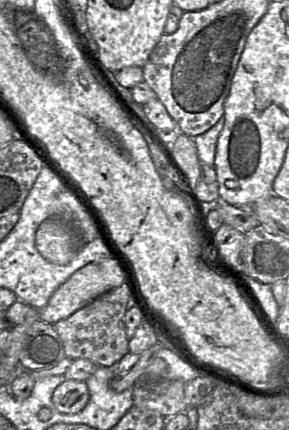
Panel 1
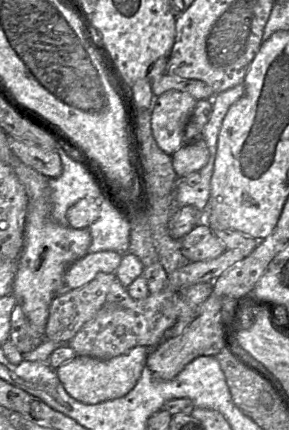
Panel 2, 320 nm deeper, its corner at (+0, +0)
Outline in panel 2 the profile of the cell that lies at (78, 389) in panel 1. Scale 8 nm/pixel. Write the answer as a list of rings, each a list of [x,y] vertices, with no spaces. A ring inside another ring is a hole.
[[[136,346],[122,355],[110,359],[76,355],[72,360],[57,368],[56,374],[66,392],[81,403],[97,404],[121,398],[137,384],[151,349],[153,348]]]

